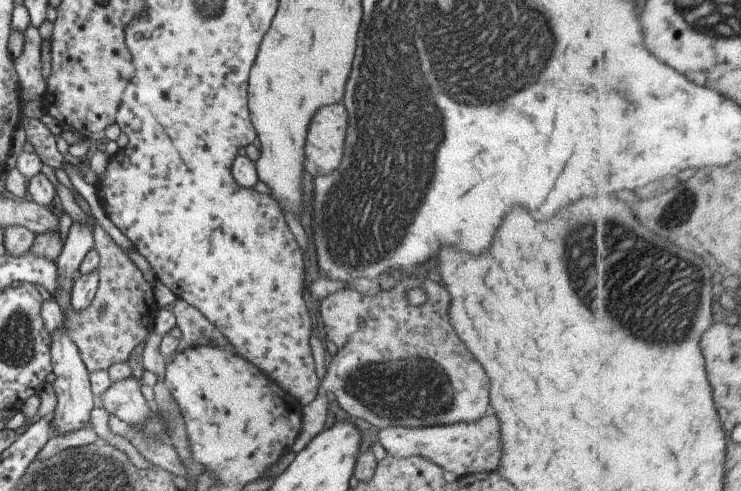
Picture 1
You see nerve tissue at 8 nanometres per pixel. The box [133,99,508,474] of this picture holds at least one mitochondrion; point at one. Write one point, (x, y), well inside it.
(420, 393)

